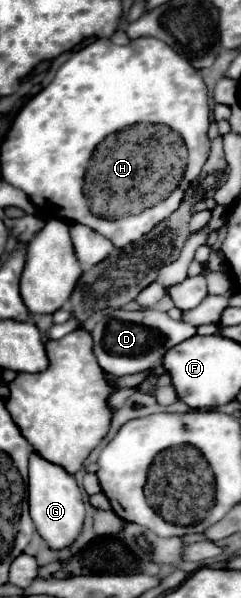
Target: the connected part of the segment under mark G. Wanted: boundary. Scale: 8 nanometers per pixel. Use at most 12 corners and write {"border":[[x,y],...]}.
{"border":[[35,453],[29,515],[53,551],[79,537],[75,477]]}

